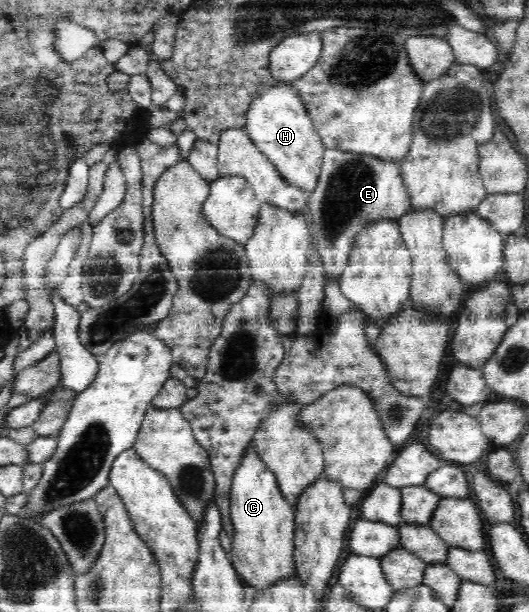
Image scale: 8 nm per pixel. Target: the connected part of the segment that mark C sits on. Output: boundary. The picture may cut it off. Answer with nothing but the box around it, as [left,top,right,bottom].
[229,443,295,591]

